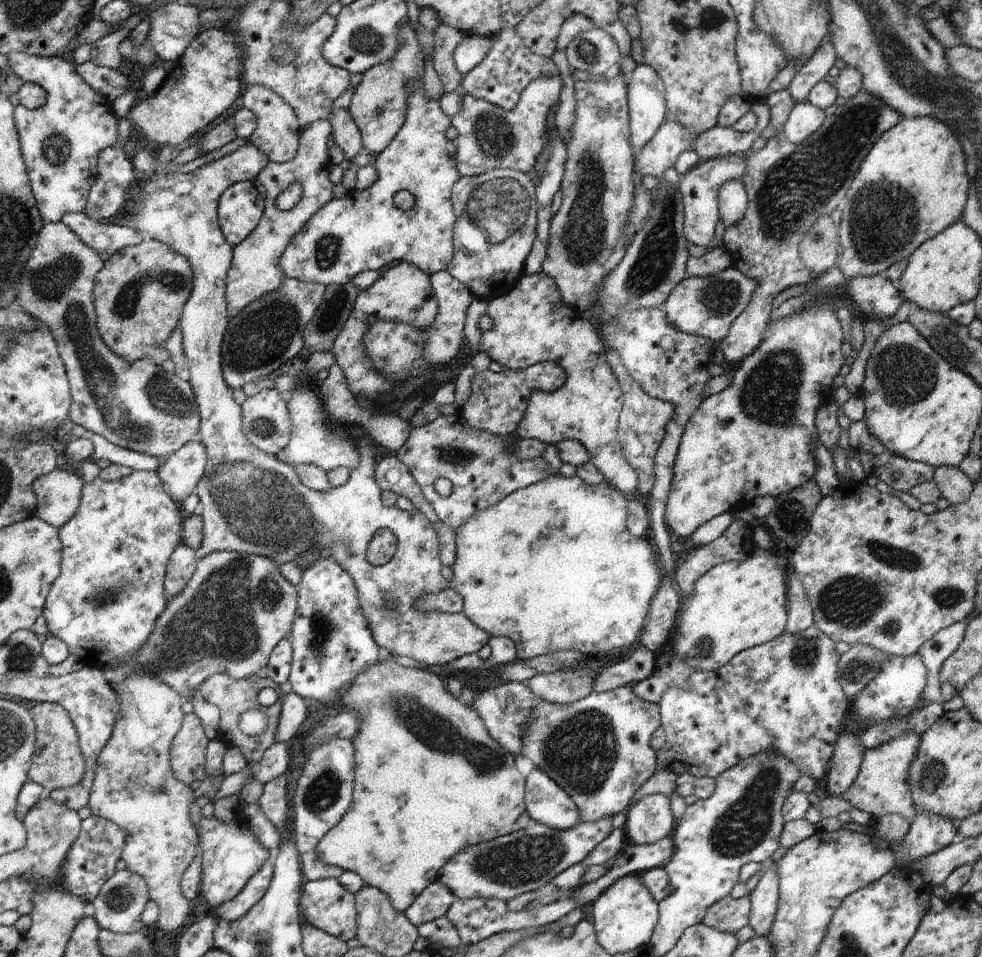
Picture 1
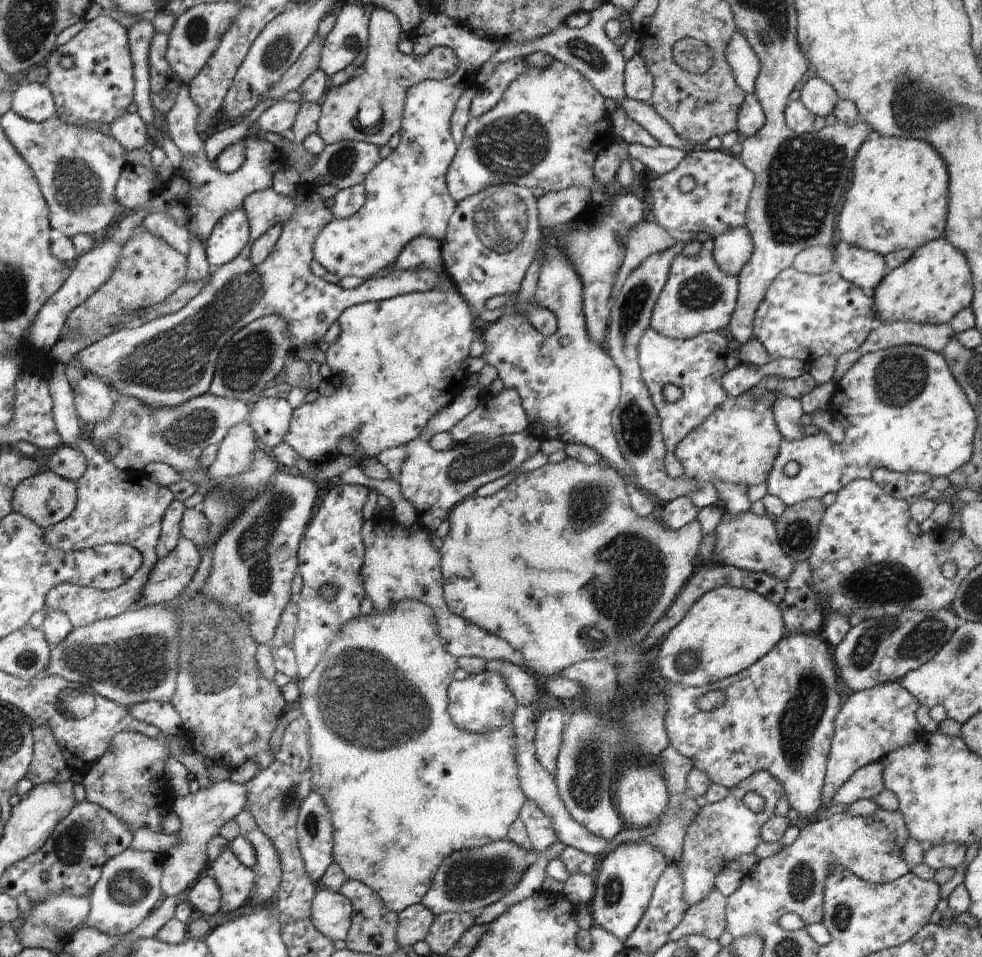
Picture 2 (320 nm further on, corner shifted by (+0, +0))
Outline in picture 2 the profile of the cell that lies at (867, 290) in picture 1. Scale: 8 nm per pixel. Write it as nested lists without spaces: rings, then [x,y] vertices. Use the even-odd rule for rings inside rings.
[[[840,241],[831,246],[836,272],[863,291],[871,293],[888,268],[881,254]]]

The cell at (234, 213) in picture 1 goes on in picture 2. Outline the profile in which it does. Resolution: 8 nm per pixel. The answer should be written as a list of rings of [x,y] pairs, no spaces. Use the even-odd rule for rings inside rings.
[[[244,209],[230,211],[220,219],[205,242],[210,266],[221,267],[236,258],[248,244],[249,238],[249,222]]]

